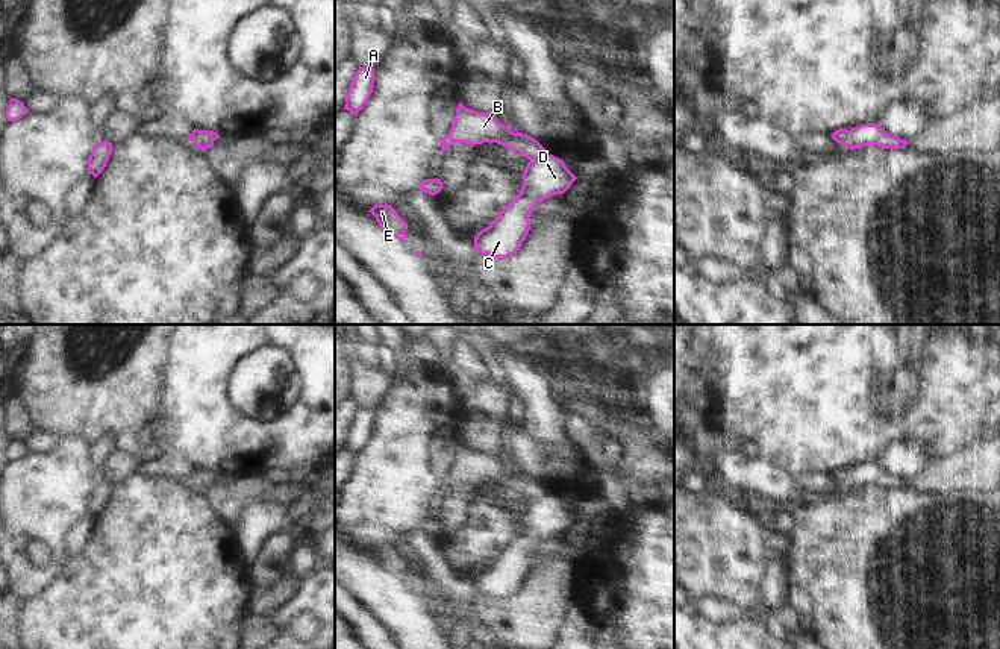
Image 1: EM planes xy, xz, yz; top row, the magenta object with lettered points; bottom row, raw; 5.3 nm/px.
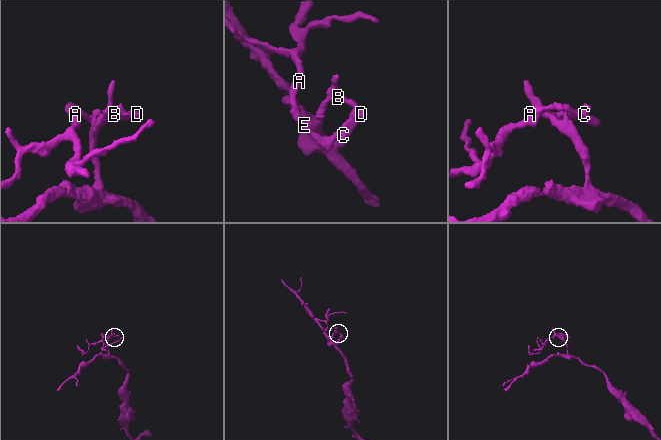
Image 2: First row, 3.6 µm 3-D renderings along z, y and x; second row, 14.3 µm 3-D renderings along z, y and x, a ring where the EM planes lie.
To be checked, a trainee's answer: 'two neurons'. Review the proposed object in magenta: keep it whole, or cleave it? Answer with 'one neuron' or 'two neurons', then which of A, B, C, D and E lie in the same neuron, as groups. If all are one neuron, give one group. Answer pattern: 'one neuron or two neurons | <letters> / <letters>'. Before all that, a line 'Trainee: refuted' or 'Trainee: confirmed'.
Trainee: refuted
one neuron | A B C D E

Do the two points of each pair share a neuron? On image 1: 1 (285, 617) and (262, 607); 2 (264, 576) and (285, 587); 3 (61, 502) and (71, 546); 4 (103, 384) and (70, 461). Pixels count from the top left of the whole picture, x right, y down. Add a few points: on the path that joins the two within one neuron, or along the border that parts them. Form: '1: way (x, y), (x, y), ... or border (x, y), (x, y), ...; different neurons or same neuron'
1: border (299, 587), (267, 616); different neurons
2: border (290, 573), (268, 586), (253, 587); different neurons
3: border (87, 513), (67, 531), (64, 537), (65, 555); different neurons
4: border (56, 437), (81, 437), (88, 445); different neurons

